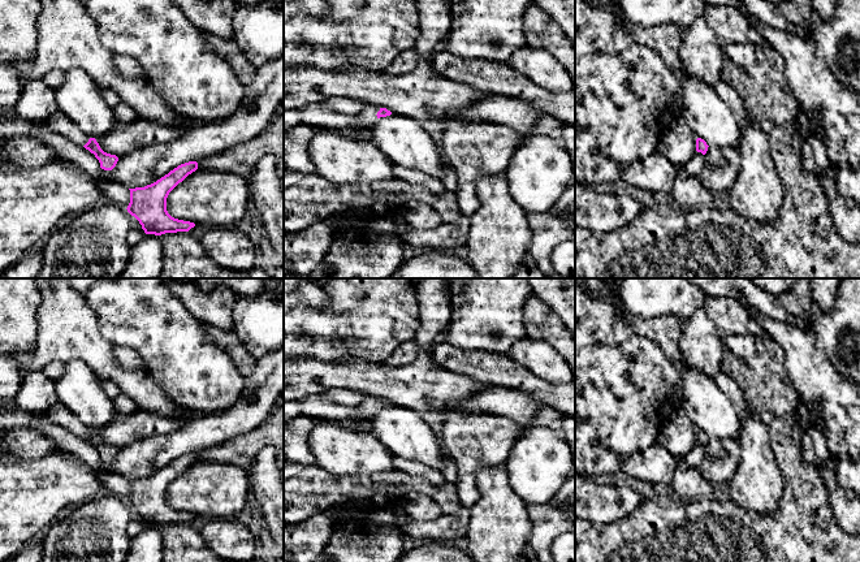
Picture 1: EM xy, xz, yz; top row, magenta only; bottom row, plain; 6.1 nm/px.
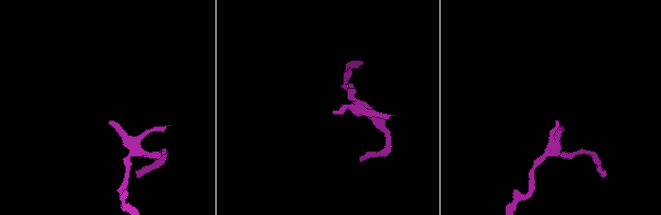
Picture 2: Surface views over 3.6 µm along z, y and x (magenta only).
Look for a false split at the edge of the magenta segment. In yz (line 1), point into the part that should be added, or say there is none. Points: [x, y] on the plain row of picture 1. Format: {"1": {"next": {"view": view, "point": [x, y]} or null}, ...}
{"1": {"next": null}}

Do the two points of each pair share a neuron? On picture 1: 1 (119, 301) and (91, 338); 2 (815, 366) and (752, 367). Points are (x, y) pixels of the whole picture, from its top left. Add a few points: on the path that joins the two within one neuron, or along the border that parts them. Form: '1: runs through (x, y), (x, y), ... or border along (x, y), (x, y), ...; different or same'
1: border along (85, 299), (96, 318), (100, 333), (115, 345); different
2: border along (772, 338), (783, 353), (783, 367), (798, 394); different

